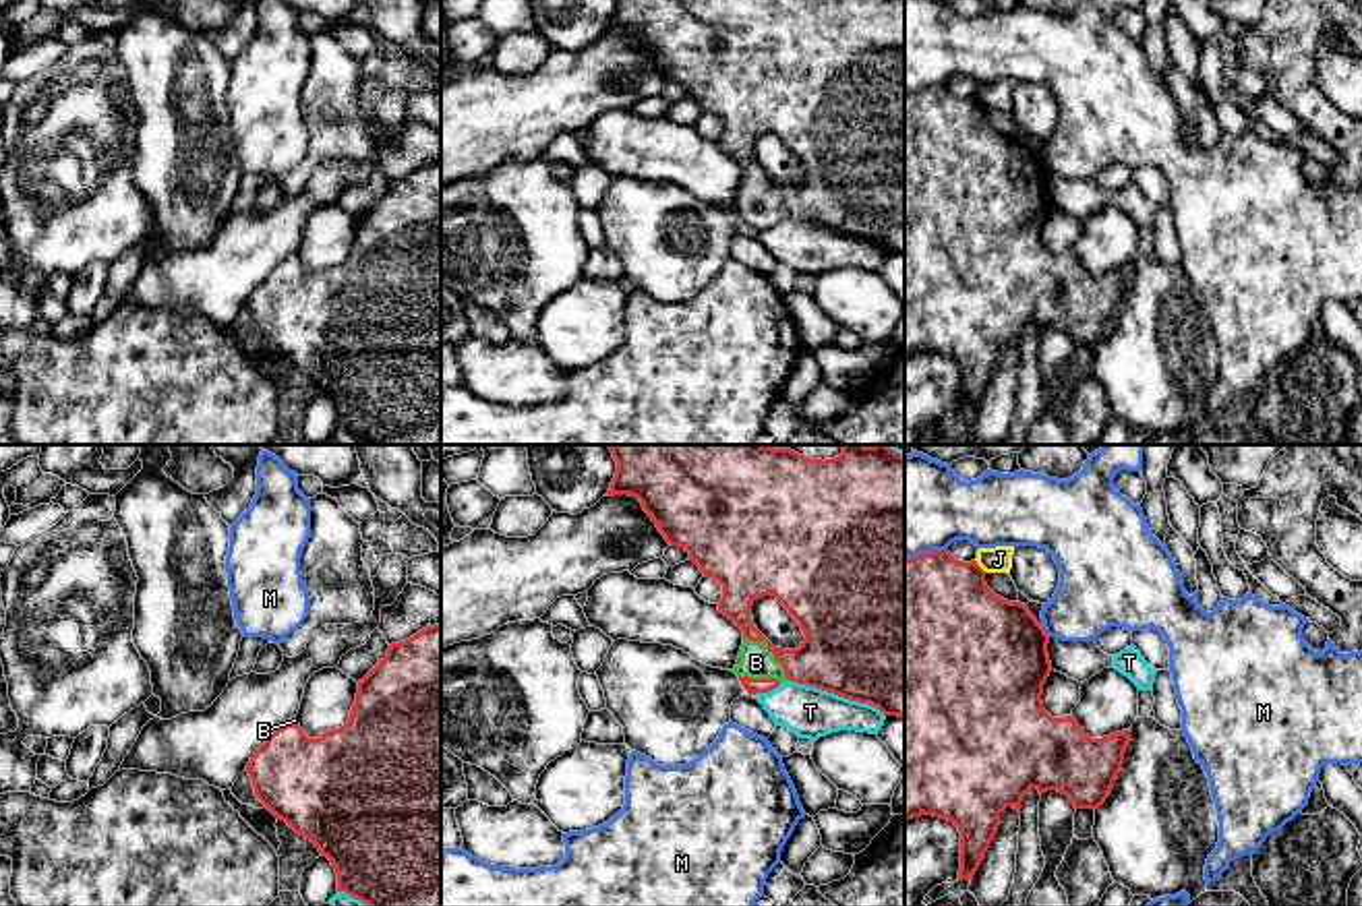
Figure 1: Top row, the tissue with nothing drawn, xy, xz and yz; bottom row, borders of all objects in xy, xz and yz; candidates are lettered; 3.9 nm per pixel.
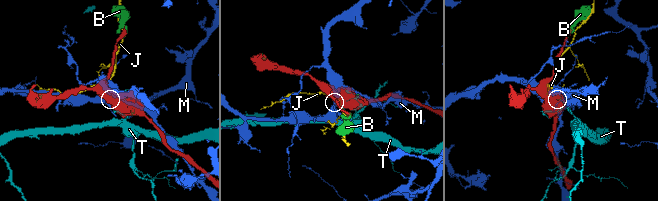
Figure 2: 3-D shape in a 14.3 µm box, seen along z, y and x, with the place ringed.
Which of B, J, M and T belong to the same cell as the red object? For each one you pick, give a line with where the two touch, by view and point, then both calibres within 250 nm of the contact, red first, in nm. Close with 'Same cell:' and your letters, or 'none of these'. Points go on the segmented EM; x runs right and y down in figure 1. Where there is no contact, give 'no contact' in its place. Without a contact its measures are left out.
B: xz (768, 650) | 260/130 nm
Same cell: B

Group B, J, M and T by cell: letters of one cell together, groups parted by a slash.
B / J / M / T

